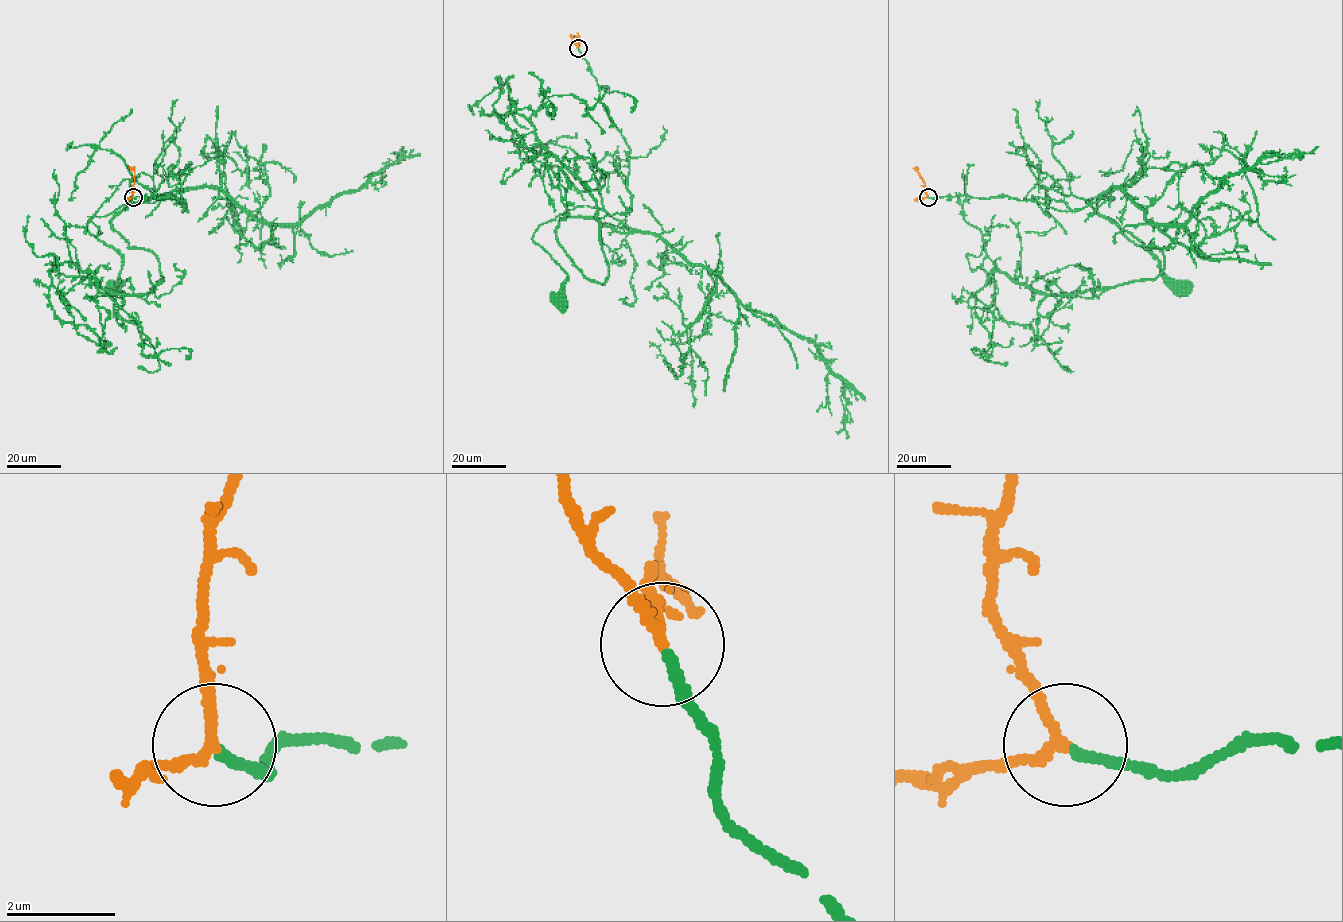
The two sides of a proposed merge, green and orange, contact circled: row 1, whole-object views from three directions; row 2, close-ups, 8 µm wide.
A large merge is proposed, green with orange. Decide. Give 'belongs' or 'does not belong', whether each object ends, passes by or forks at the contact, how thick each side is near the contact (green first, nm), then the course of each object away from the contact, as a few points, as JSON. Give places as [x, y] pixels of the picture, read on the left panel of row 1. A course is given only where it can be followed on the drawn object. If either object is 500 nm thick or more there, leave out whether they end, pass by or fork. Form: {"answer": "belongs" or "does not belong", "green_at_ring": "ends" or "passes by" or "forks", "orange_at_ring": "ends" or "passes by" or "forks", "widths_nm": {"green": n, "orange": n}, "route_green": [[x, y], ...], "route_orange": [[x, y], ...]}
{"answer": "belongs", "green_at_ring": "ends", "orange_at_ring": "passes by", "widths_nm": {"green": 190, "orange": 180}, "route_green": [[133, 196], [172, 196], [186, 209], [168, 195], [89, 221], [88, 230], [122, 256], [115, 287]], "route_orange": [[133, 196], [134, 172], [129, 167]]}

